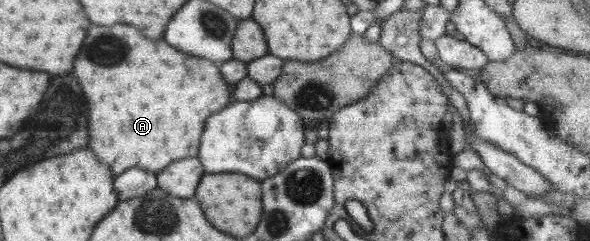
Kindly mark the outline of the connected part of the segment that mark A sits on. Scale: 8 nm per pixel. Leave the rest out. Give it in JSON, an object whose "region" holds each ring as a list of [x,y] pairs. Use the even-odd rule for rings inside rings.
{"region":[[[92,26],[74,62],[88,98],[90,148],[118,176],[132,166],[158,172],[174,160],[196,156],[204,122],[230,102],[220,64],[184,54],[164,40],[152,42],[134,26]]]}

